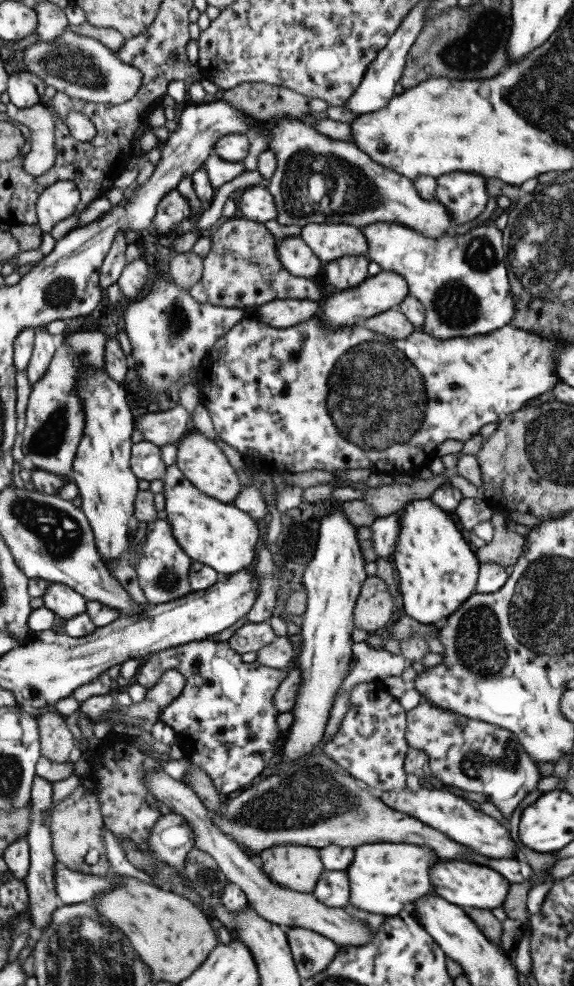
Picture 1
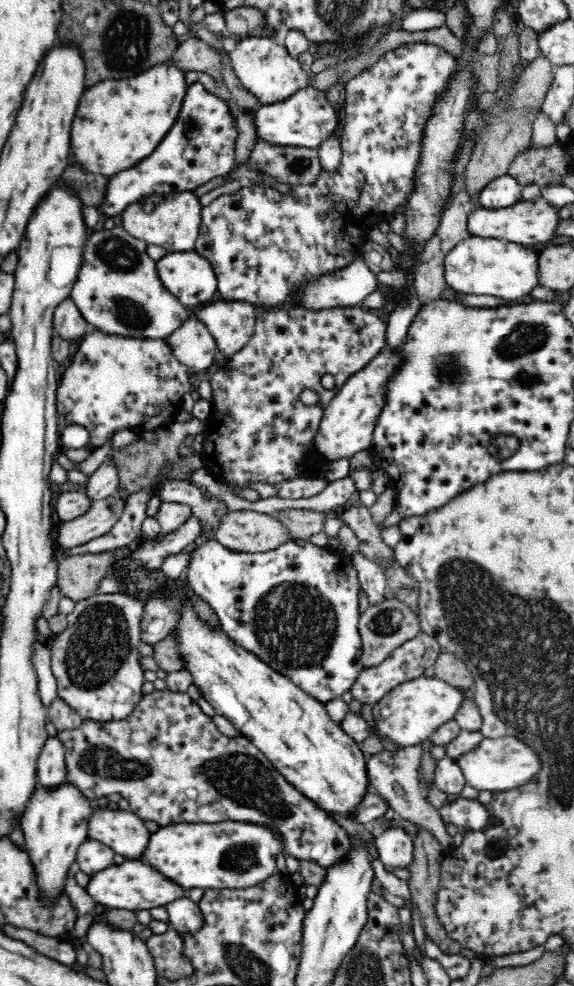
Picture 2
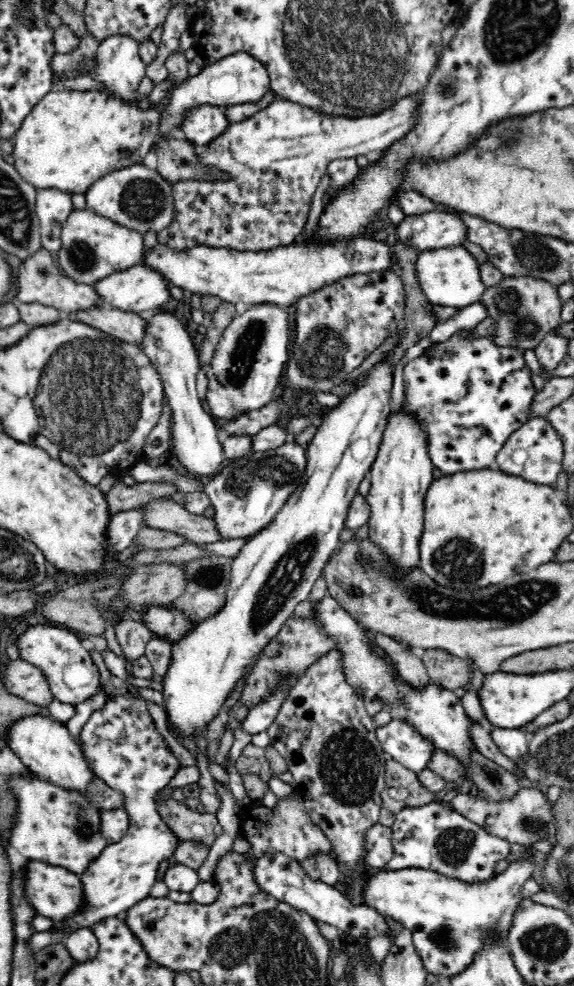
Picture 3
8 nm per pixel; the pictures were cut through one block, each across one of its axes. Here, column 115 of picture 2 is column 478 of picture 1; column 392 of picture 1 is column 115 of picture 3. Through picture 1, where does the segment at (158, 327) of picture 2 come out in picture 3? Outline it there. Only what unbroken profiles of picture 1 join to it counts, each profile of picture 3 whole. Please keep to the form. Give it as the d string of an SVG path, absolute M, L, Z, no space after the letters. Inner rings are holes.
M74 209L64 222L60 235L58 263L61 272L78 284L92 285L110 274L140 265L143 258L143 235L93 210Z

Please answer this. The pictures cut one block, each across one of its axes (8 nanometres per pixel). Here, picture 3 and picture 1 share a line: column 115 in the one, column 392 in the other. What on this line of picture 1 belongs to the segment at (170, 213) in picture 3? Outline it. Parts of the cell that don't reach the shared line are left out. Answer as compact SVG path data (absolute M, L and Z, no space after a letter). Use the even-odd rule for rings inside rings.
M281 116L277 120L271 120L271 128L268 129L268 149L276 154L276 171L265 185L274 198L274 204L278 208L276 222L284 226L306 226L310 223L322 224L351 224L364 230L366 225L382 221L389 223L402 223L426 237L438 237L444 235L452 226L450 210L436 200L424 200L420 198L412 180L406 176L384 168L382 164L374 162L366 152L362 152L358 146L350 141L334 140L330 136L320 134L311 126L303 124L298 117Z

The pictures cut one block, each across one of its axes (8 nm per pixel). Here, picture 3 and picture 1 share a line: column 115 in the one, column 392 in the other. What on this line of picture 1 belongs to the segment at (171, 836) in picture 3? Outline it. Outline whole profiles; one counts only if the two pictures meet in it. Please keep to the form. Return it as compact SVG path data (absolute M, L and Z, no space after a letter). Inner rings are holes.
M374 680L357 684L350 692L350 707L340 723L336 735L326 742L323 750L352 777L387 791L406 787L405 756L408 742L405 738L406 711L399 699L392 696L384 683ZM378 842L369 844L364 849L354 851L354 860L350 863L348 874L350 884L350 901L348 904L360 908L364 912L380 914L380 916L396 916L404 906L414 902L431 888L428 869L436 861L446 861L440 858L428 846L406 844L406 842Z

